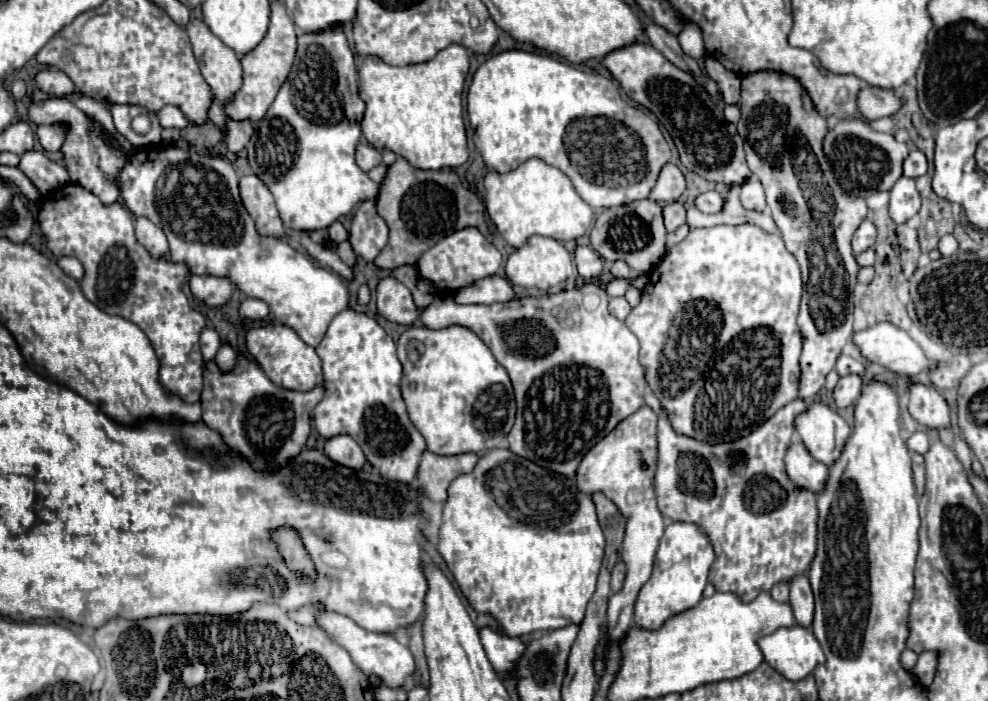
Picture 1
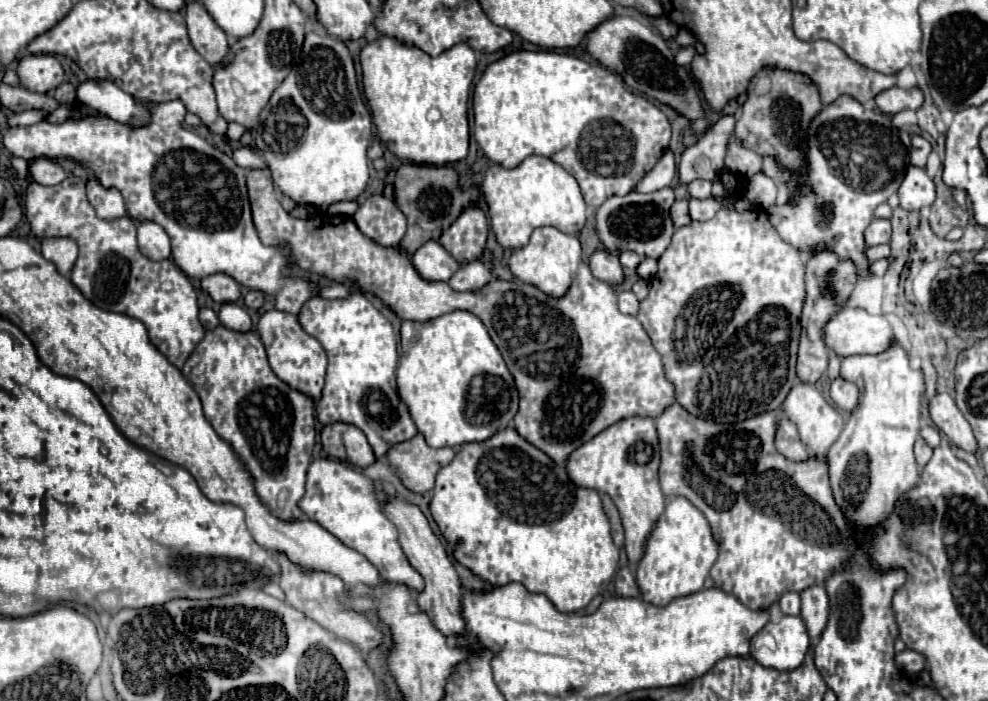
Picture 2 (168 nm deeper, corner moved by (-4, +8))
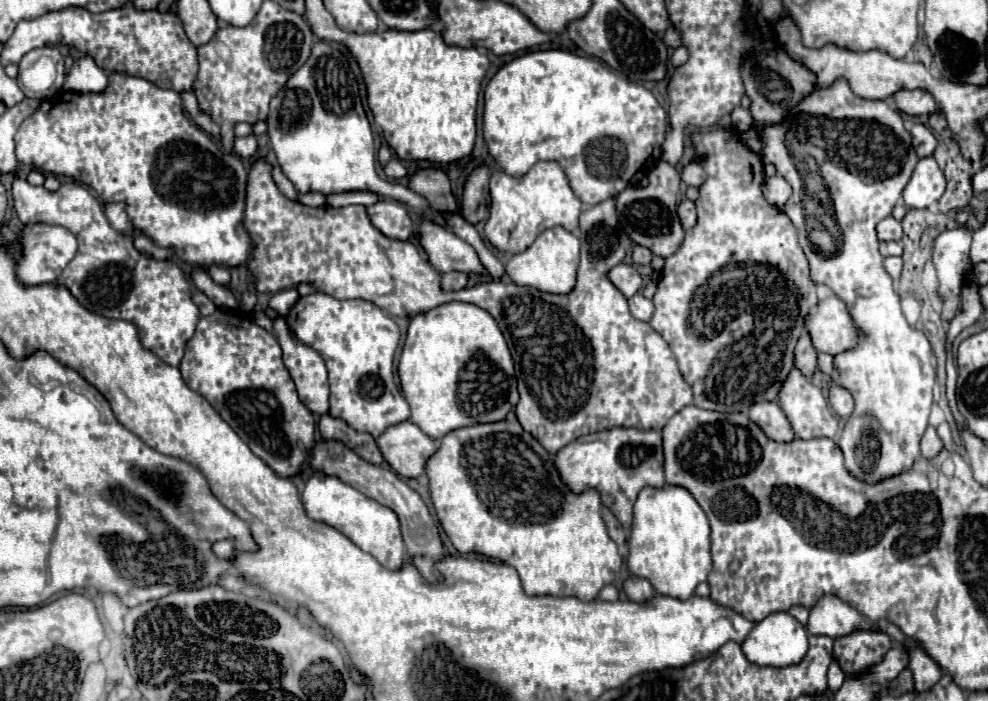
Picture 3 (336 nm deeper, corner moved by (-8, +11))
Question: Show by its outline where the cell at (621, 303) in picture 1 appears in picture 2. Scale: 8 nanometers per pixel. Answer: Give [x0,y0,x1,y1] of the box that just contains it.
[618,290,638,316]

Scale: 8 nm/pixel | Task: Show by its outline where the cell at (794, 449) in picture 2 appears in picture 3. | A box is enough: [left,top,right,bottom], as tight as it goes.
[748,401,794,441]

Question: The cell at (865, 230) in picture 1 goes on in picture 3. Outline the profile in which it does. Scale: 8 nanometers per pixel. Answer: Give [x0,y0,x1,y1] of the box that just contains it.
[876,217,902,241]

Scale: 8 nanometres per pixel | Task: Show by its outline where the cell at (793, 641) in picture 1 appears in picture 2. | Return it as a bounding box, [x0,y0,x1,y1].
[750,616,810,670]

